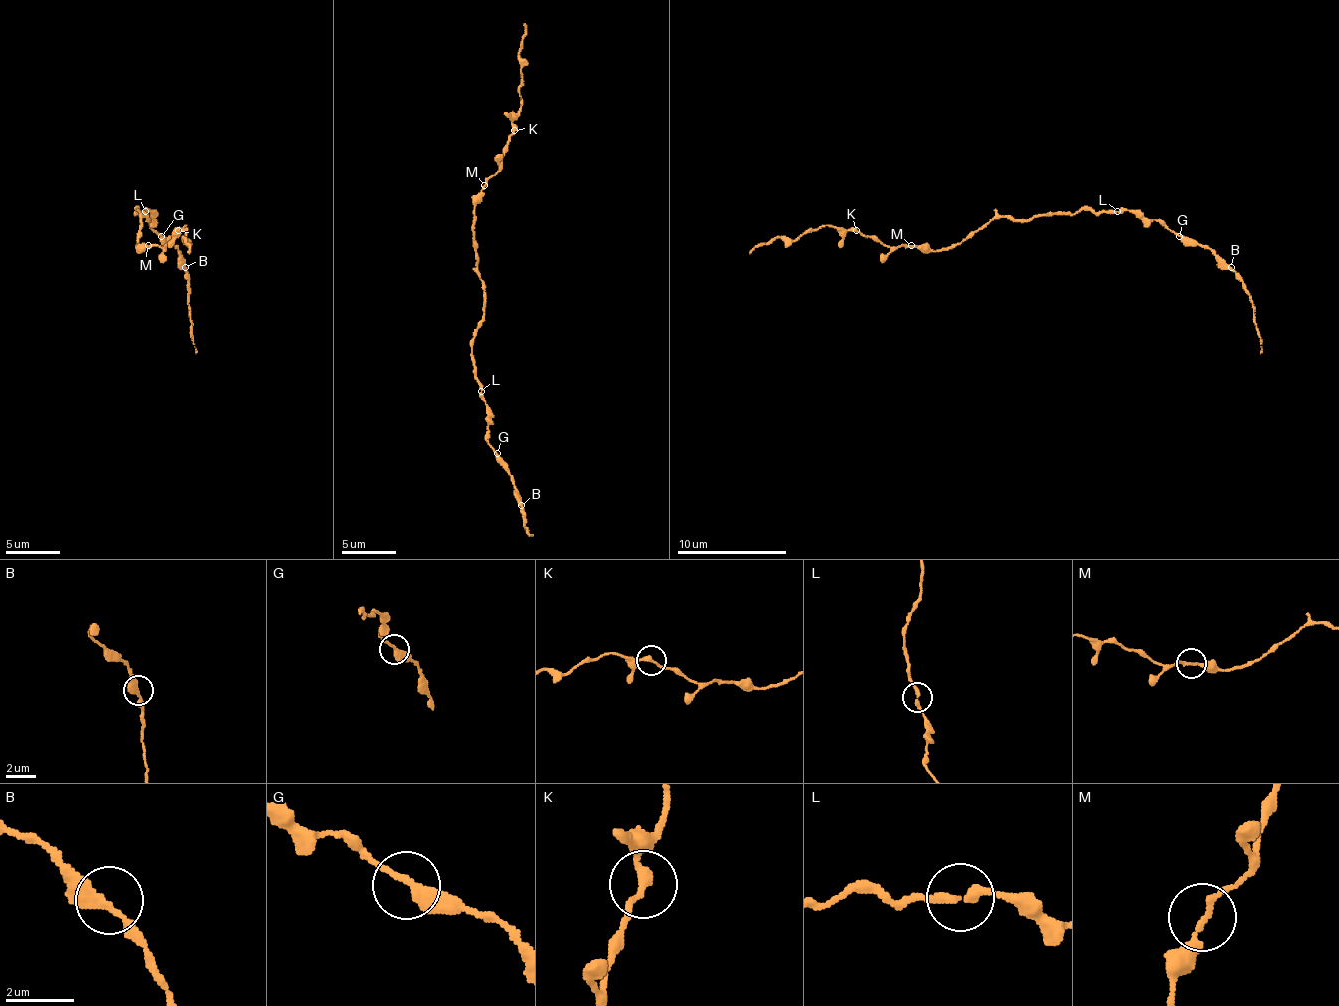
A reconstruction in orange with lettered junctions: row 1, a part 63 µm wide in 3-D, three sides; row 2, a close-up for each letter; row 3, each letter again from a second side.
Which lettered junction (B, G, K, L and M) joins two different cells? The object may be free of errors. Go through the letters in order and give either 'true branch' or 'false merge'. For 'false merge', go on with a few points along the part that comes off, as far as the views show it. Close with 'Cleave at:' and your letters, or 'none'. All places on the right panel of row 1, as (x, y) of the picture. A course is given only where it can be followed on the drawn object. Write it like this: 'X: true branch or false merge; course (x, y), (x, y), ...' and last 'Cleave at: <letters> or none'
B: true branch
G: true branch
K: true branch
L: true branch
M: true branch
Cleave at: none

